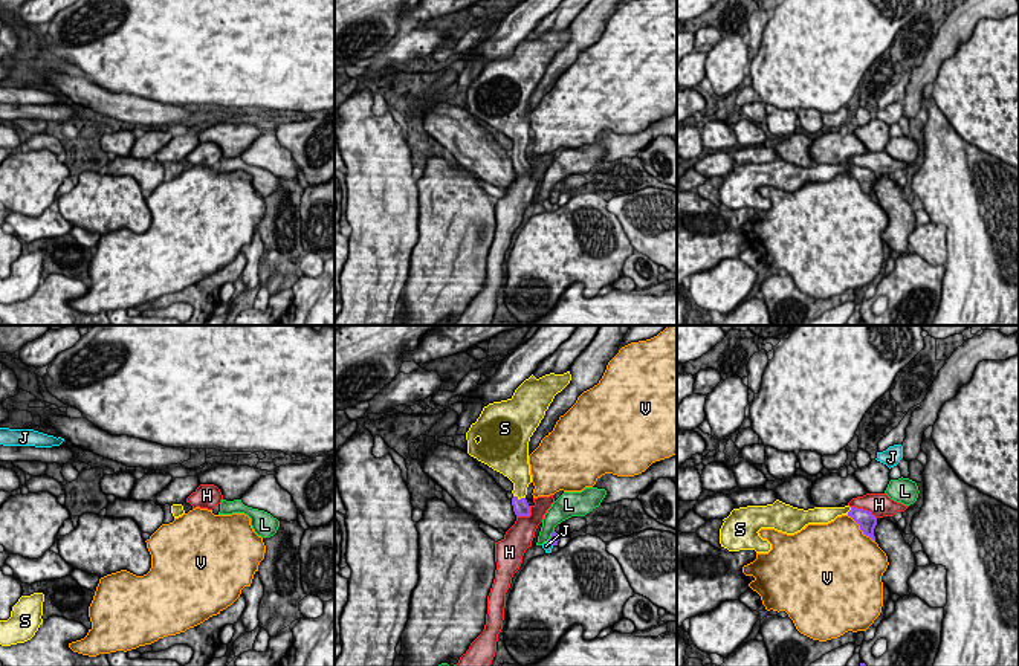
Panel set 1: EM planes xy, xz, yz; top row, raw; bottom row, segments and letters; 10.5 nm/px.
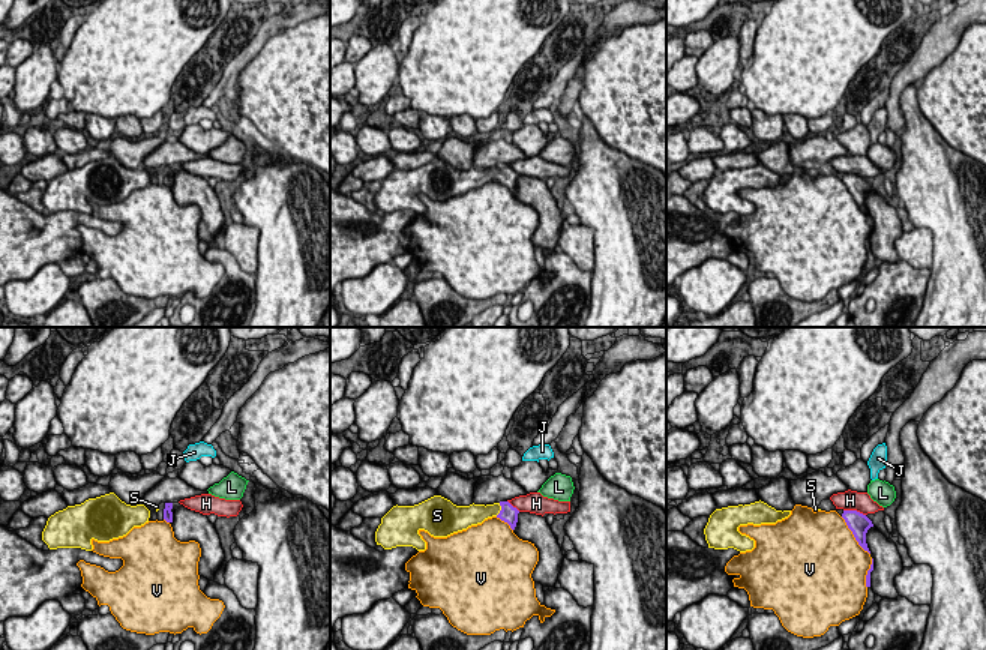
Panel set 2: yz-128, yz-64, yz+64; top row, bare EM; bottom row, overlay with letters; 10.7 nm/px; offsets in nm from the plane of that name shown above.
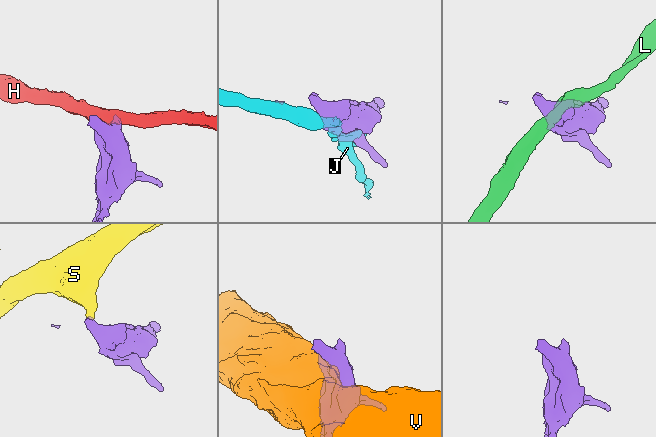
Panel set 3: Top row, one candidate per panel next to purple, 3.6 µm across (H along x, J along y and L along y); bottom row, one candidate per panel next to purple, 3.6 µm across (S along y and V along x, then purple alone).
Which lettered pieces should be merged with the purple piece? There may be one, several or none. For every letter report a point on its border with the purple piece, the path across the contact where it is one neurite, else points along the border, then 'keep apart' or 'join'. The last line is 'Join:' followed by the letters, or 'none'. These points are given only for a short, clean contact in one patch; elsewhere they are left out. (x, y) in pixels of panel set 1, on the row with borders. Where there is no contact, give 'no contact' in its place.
H: contact yz (862, 509); border yz (851, 506), (866, 509), (876, 518); keep apart
J: contact xz (550, 543); keep apart
L: contact xz (552, 535); border xz (553, 530), (547, 539); keep apart
S: contact xz (521, 498); way xz (521, 507), (521, 498), (520, 475); join
V: contact yz (860, 529); keep apart
Join: S

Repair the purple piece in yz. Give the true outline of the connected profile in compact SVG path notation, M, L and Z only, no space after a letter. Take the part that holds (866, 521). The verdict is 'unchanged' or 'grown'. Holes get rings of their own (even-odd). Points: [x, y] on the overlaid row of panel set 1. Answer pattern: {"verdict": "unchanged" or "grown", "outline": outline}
{"verdict": "grown", "outline": "M776 500L767 506L733 509L723 519L720 544L729 551L755 550L756 553L768 553L772 544L759 536L758 532L761 529L775 529L787 535L794 535L808 524L828 524L842 515L851 516L860 525L863 535L875 541L874 529L877 518L868 510L849 506L804 510Z"}

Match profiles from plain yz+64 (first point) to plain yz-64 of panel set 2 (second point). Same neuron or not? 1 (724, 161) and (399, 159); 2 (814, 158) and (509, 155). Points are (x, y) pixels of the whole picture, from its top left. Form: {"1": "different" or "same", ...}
{"1": "same", "2": "same"}

